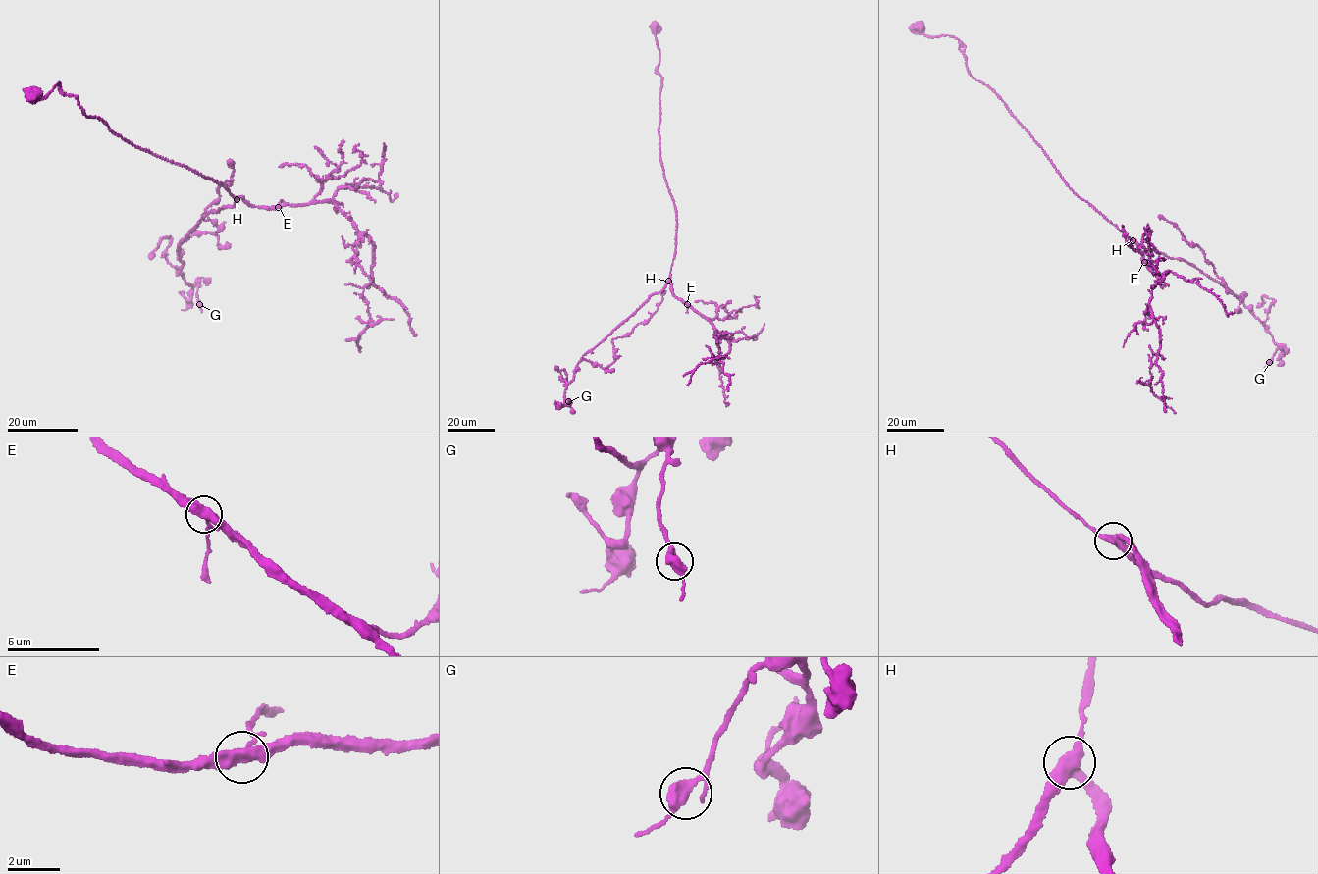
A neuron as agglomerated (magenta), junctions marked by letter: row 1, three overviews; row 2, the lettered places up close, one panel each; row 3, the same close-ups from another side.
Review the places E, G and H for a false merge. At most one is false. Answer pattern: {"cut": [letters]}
{"cut": []}

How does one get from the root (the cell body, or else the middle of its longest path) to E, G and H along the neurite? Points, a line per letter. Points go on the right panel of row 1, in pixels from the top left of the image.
E: (918, 27), (926, 35), (953, 36), (958, 39), (970, 74), (996, 93), (1075, 193), (1135, 239), (1144, 262)
G: (918, 27), (958, 39), (970, 74), (1077, 195), (1133, 241), (1196, 268), (1248, 308), (1283, 349), (1269, 362)
H: (918, 27), (926, 35), (953, 36), (958, 39), (970, 74), (996, 93), (1075, 193), (1133, 240)

